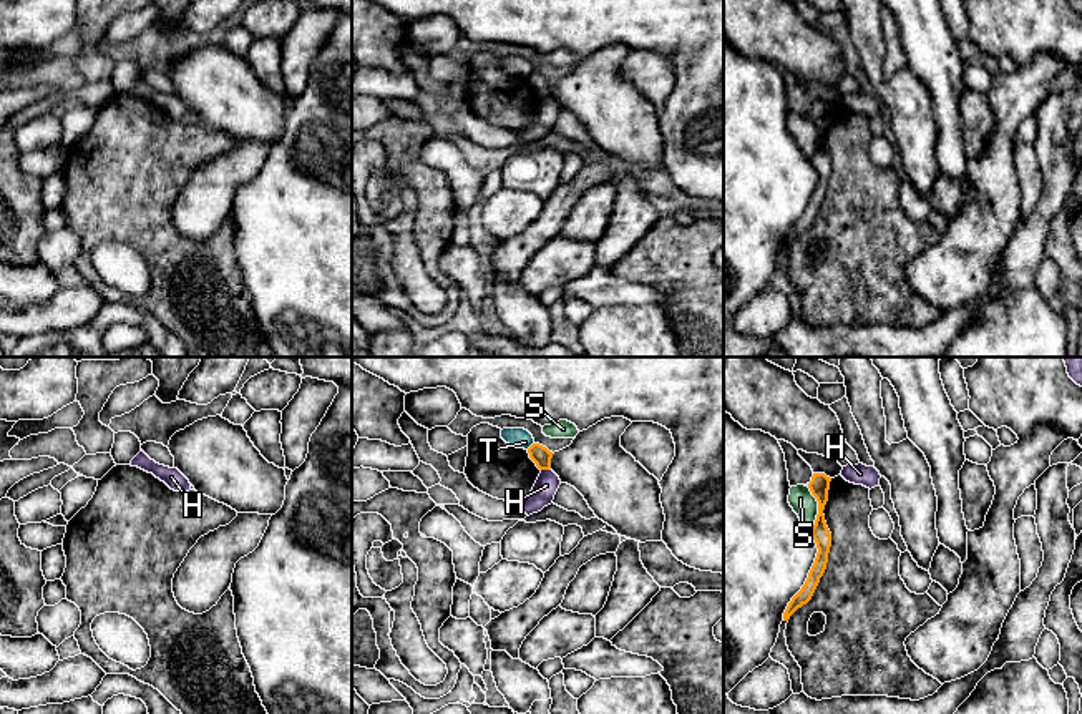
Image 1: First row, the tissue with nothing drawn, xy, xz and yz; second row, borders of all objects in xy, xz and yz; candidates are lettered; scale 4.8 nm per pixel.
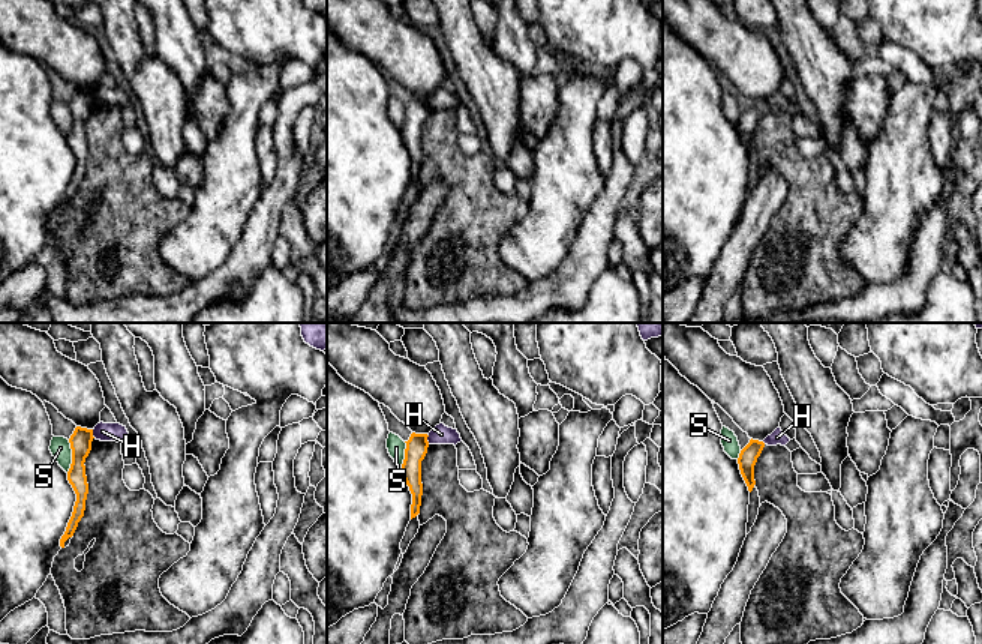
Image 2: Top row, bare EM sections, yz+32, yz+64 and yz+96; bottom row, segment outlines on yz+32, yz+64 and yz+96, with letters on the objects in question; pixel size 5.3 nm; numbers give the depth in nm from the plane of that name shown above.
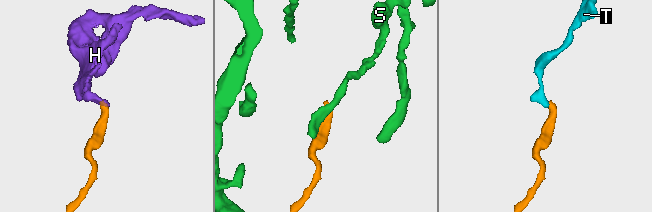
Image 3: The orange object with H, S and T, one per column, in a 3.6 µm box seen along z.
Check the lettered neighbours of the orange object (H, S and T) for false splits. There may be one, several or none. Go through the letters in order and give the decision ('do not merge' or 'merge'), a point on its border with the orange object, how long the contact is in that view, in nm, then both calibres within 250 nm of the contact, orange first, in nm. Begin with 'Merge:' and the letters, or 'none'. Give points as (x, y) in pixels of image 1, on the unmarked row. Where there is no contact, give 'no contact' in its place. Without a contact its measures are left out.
Merge: none
H: do not merge; contact xz (545, 97); length 50 nm; calibres 90 and 120 nm
S: do not merge; contact yz (818, 136); length 220 nm; calibres 100 and 120 nm
T: do not merge; contact xz (531, 73); length 50 nm; calibres 90 and 100 nm

